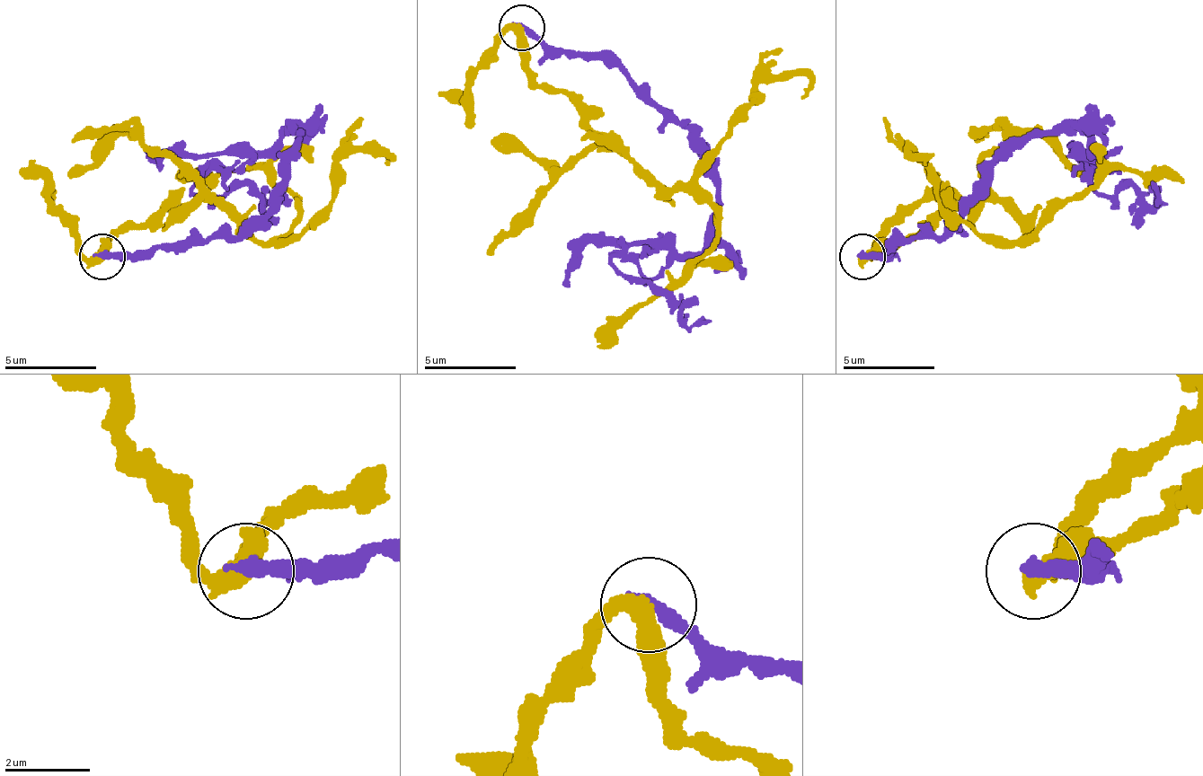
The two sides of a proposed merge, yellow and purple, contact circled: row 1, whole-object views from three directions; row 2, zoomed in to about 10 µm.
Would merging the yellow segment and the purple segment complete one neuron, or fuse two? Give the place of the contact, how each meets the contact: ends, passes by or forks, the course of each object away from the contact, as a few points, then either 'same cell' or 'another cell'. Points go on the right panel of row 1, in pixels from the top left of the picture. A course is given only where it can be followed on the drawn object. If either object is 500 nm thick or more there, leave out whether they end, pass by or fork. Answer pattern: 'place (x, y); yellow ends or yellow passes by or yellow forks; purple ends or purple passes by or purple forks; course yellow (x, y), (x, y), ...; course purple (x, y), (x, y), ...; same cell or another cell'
place (862, 257); yellow passes by; purple ends; course yellow (862, 255), (897, 251), (921, 228), (962, 205), (995, 200), (1026, 242), (1109, 168), (1173, 172), (1182, 182); course purple (862, 255), (939, 237), (971, 191), (1026, 145), (1063, 132), (1091, 141), (1086, 154), (1077, 154), (1123, 145); another cell

